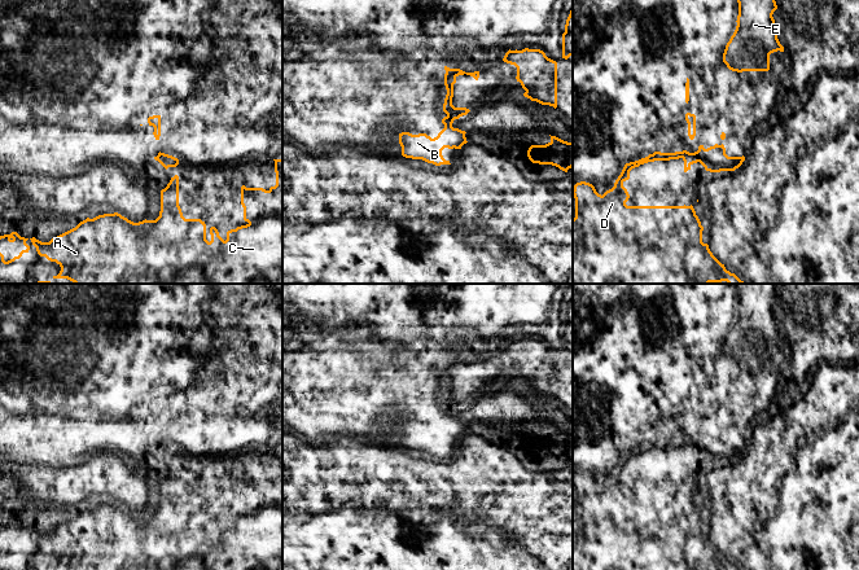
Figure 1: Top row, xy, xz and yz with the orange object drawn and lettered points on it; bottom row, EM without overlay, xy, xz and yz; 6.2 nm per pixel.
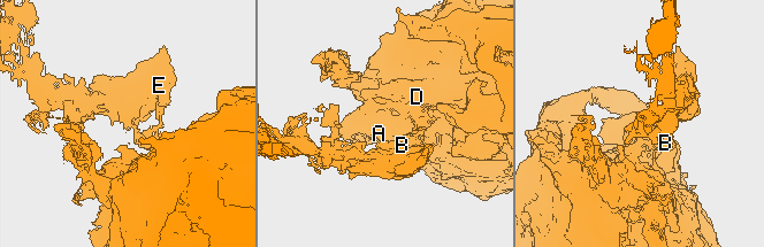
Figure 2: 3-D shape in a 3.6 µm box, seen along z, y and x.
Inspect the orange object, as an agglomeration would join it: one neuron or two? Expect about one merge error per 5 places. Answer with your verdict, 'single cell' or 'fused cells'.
fused cells

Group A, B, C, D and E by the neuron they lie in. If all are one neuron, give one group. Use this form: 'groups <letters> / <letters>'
groups A C D / B E

